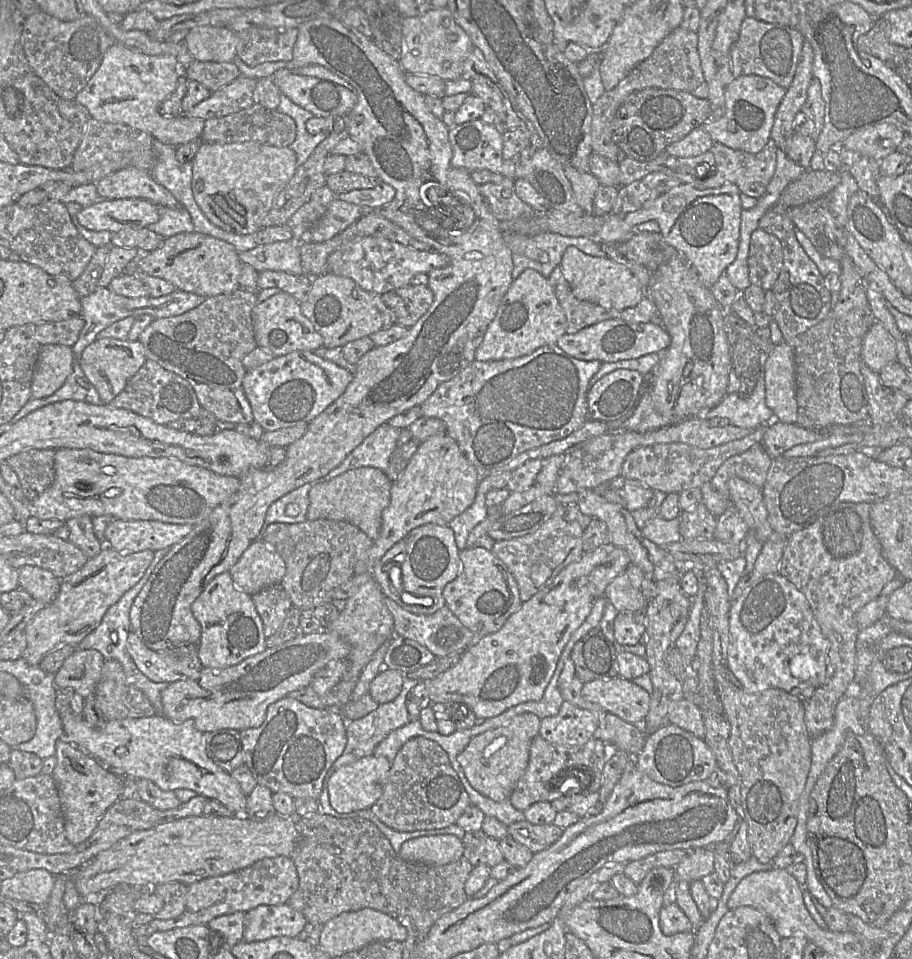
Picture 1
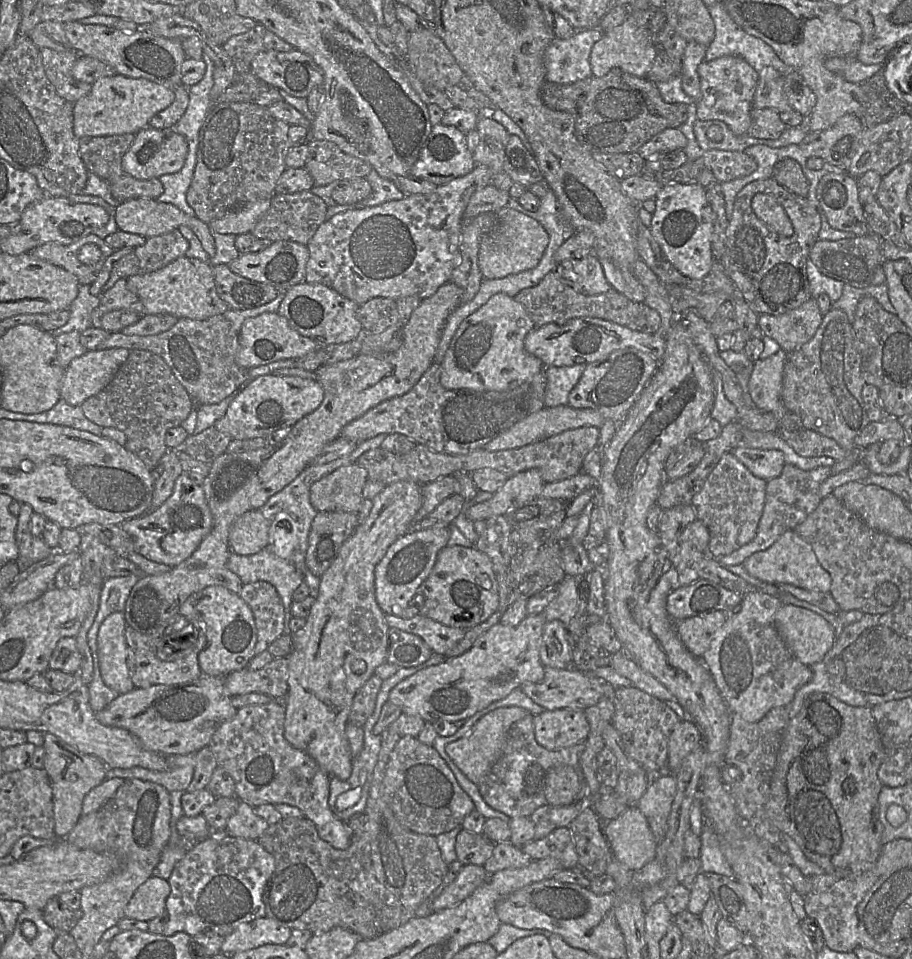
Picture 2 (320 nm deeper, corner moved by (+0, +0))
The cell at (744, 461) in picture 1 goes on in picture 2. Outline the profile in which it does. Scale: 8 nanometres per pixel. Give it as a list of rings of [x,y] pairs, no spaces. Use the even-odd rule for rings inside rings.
[[[733,453],[722,455],[701,490],[692,498],[697,519],[709,530],[707,553],[710,556],[729,555],[755,537],[765,504],[766,485],[766,480],[755,477]]]

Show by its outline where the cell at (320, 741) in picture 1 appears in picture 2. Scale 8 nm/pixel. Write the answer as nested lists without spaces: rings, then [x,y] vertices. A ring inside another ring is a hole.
[[[280,700],[255,704],[237,710],[235,716],[218,725],[209,747],[218,767],[225,769],[235,782],[235,796],[252,807],[263,804],[288,804],[299,808],[316,826],[321,839],[336,849],[347,849],[351,844],[349,828],[329,807],[330,778],[318,763],[305,751],[293,747],[284,737],[285,707]]]

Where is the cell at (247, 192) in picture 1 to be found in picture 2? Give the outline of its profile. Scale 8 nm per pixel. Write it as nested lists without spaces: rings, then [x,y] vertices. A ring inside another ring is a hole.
[[[271,198],[247,203],[241,209],[232,210],[220,219],[209,223],[213,231],[221,234],[240,235],[252,231],[256,223],[267,212]]]

